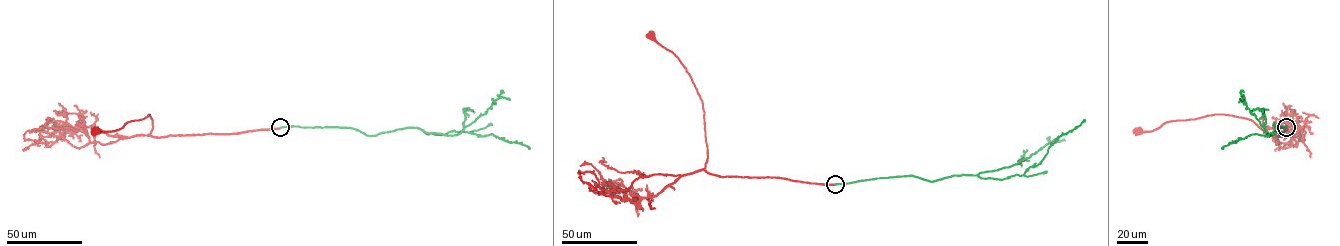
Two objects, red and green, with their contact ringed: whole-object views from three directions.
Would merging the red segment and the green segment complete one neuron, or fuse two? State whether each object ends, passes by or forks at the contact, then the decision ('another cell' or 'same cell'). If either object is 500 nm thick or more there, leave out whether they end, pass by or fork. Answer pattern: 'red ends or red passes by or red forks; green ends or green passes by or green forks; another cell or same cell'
red ends; green ends; another cell

